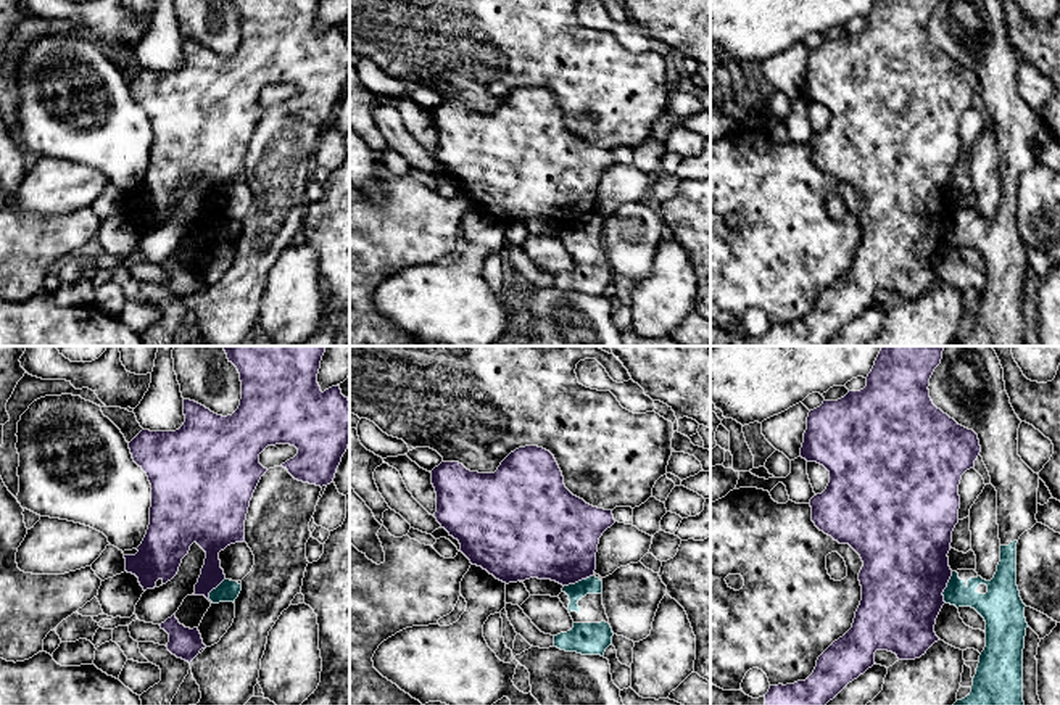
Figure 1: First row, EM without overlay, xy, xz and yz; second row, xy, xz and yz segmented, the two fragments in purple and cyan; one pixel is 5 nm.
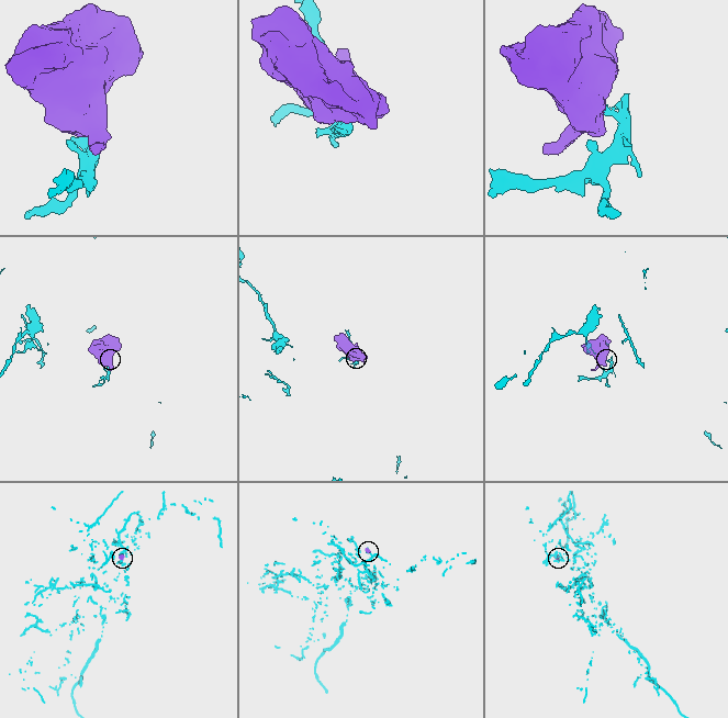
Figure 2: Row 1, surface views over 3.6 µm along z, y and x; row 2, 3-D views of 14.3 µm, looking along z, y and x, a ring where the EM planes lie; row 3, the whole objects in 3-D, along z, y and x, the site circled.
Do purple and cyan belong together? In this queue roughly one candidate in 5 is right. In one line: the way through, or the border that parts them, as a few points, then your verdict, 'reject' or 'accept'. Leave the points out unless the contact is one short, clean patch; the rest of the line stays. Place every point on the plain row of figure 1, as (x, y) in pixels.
border along yz (952, 211), (943, 232), (944, 242); reject

